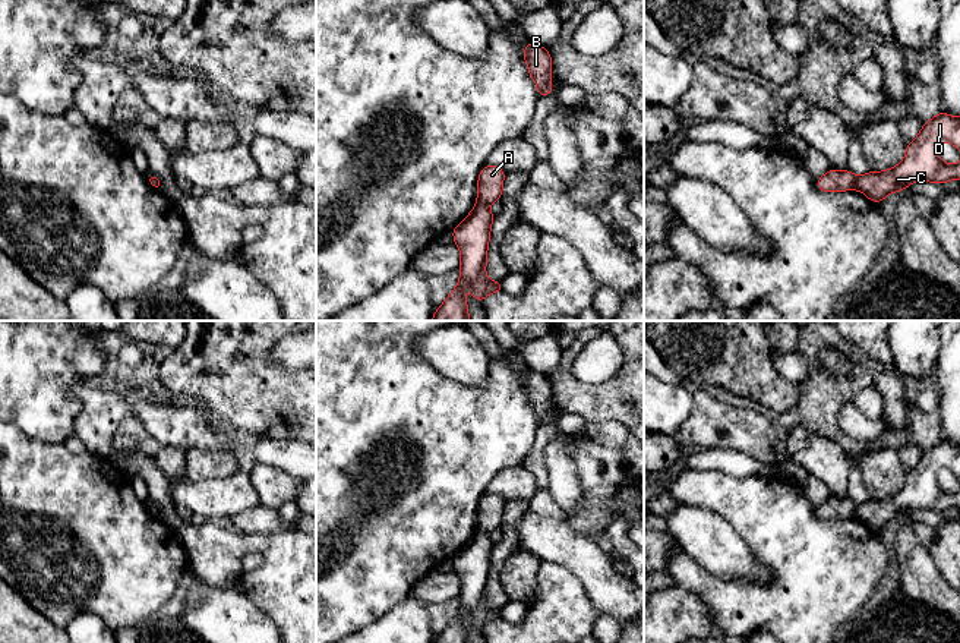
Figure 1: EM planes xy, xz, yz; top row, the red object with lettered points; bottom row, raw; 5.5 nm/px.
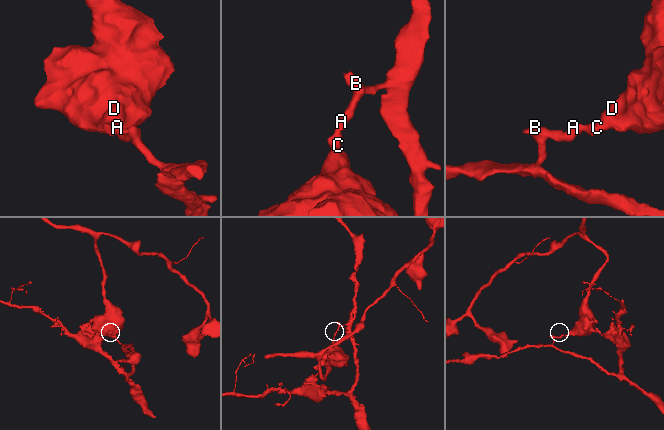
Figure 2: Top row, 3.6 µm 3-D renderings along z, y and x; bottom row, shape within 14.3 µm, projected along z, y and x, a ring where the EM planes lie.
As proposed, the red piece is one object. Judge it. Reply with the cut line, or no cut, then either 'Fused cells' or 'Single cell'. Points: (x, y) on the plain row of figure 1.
Split along yz (856, 506), (853, 516). Fused cells

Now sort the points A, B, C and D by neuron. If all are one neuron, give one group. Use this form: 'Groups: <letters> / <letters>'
Groups: A B / C D

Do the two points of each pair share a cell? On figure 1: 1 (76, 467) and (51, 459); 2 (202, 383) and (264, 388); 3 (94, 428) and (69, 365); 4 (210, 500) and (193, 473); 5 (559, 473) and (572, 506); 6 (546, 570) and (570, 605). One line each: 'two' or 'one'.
1: one
2: one
3: two
4: two
5: one
6: one

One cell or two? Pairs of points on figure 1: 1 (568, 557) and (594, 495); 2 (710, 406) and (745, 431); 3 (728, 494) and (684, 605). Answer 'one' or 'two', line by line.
1: two
2: one
3: two

